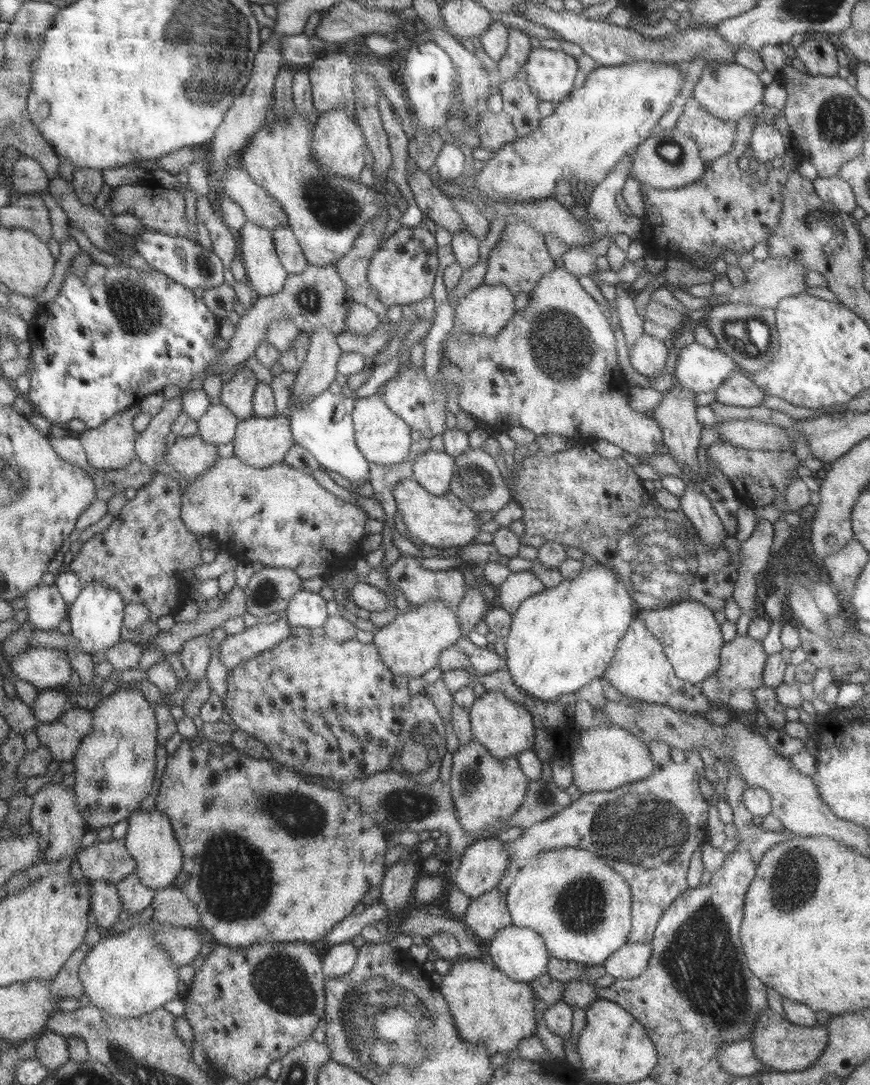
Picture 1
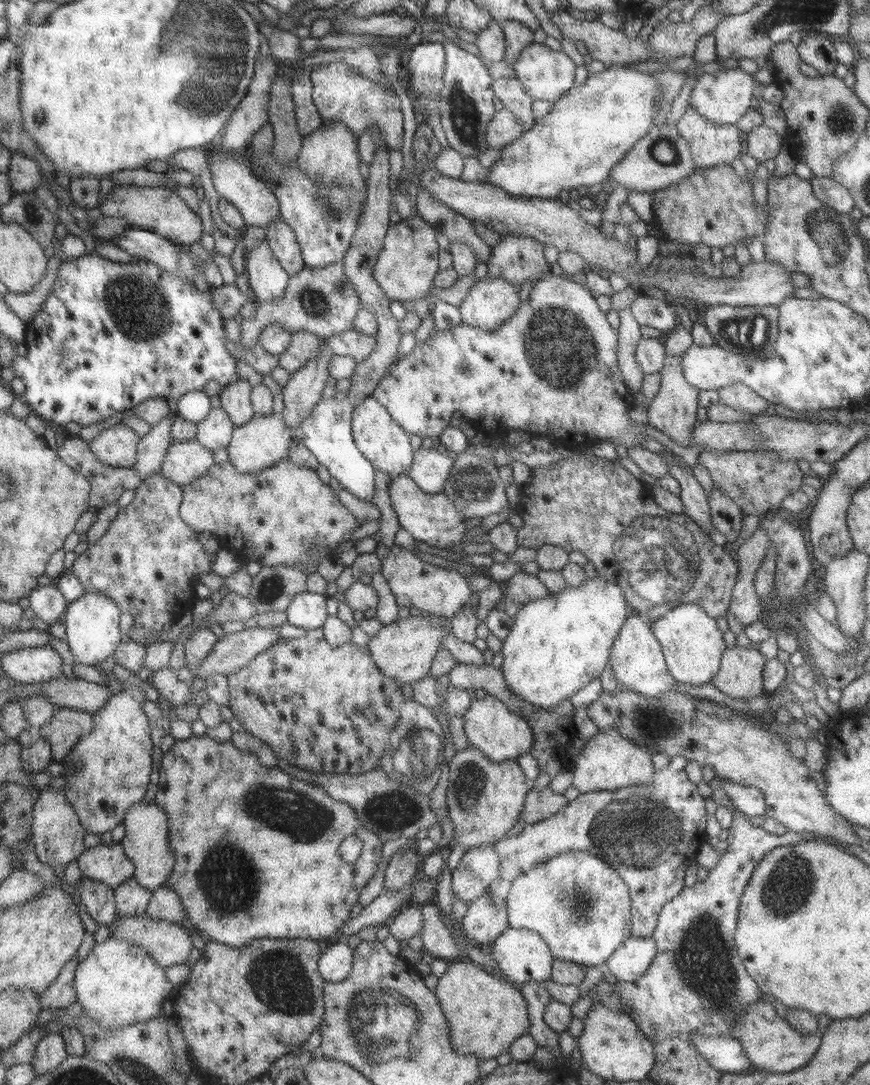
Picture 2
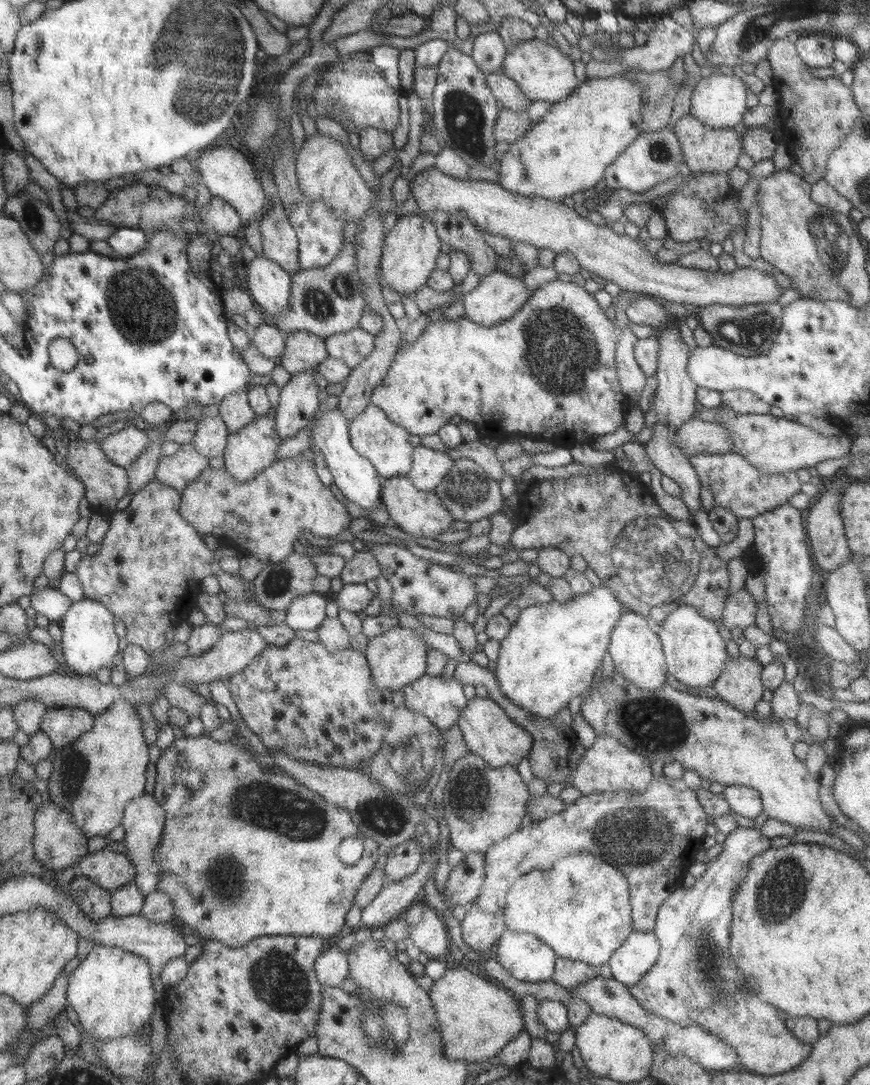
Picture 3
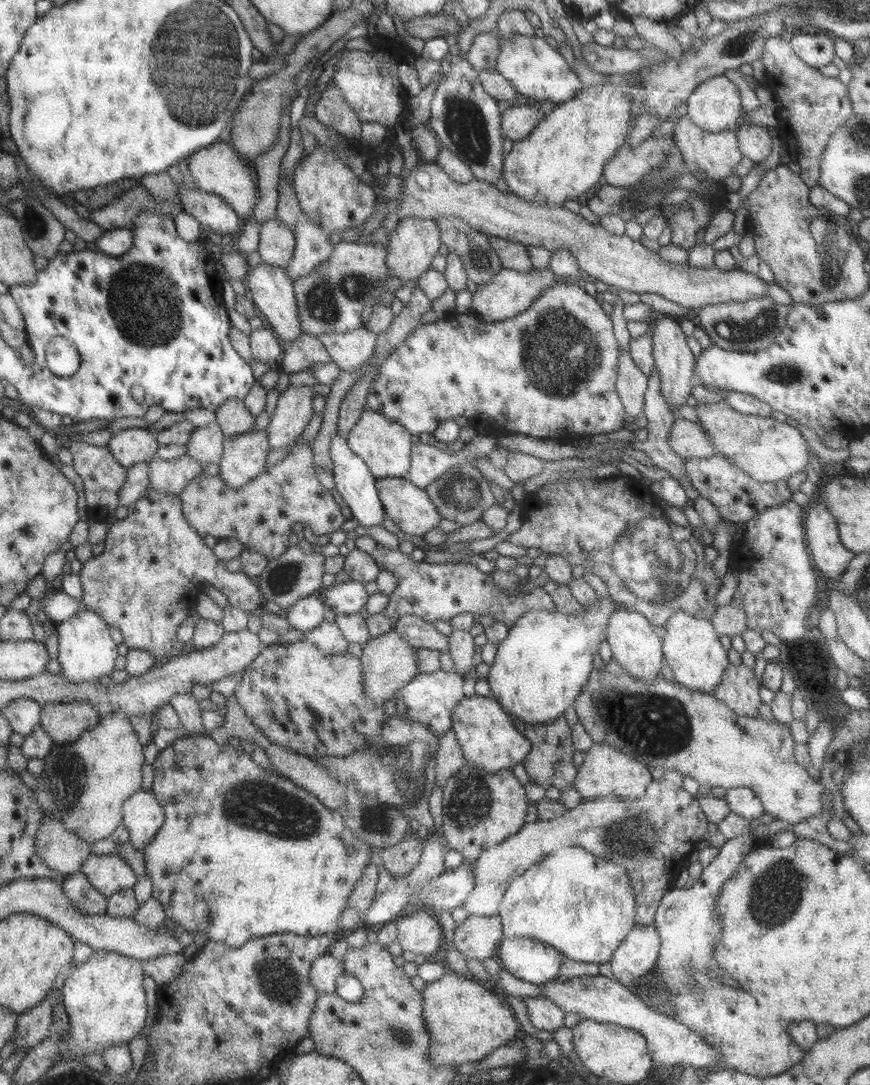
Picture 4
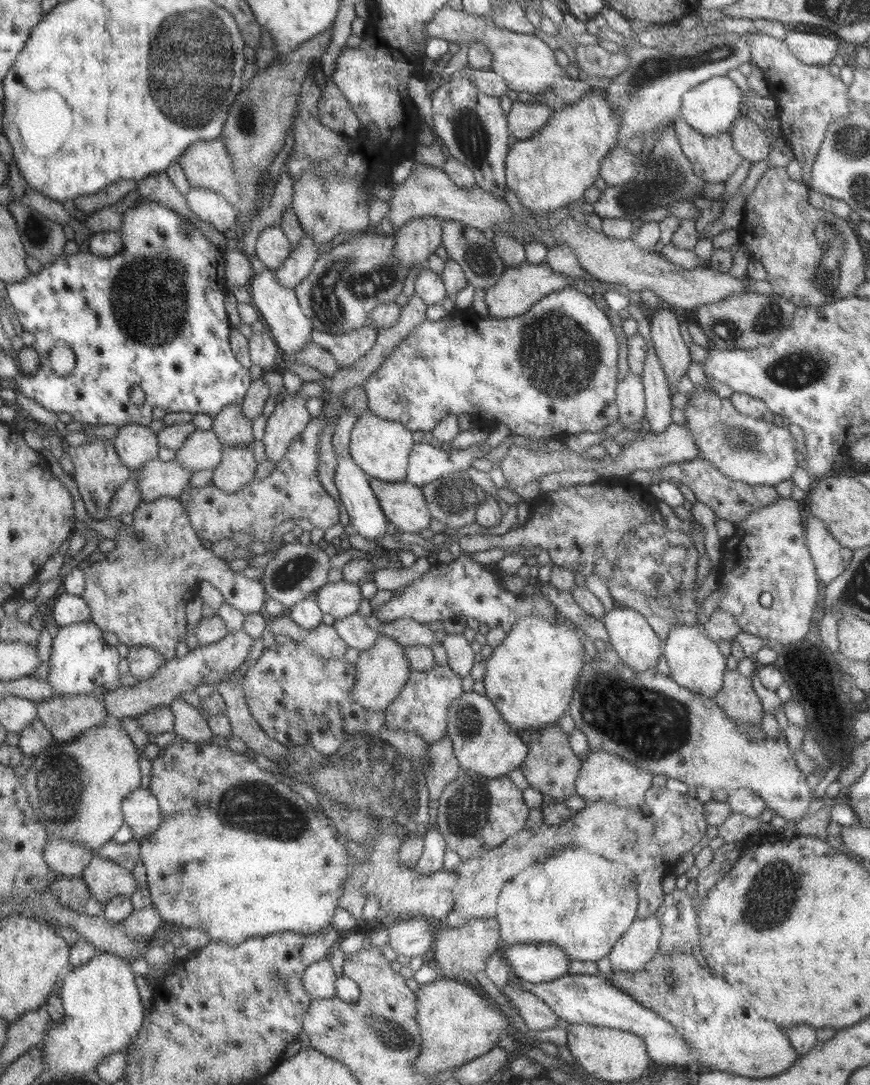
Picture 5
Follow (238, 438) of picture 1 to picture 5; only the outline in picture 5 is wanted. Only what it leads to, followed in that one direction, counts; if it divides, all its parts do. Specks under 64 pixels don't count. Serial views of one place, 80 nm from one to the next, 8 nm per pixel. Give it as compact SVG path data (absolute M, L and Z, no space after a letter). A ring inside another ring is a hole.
M251 444L224 446L221 462L214 469L211 482L226 494L234 494L255 479L257 463Z

